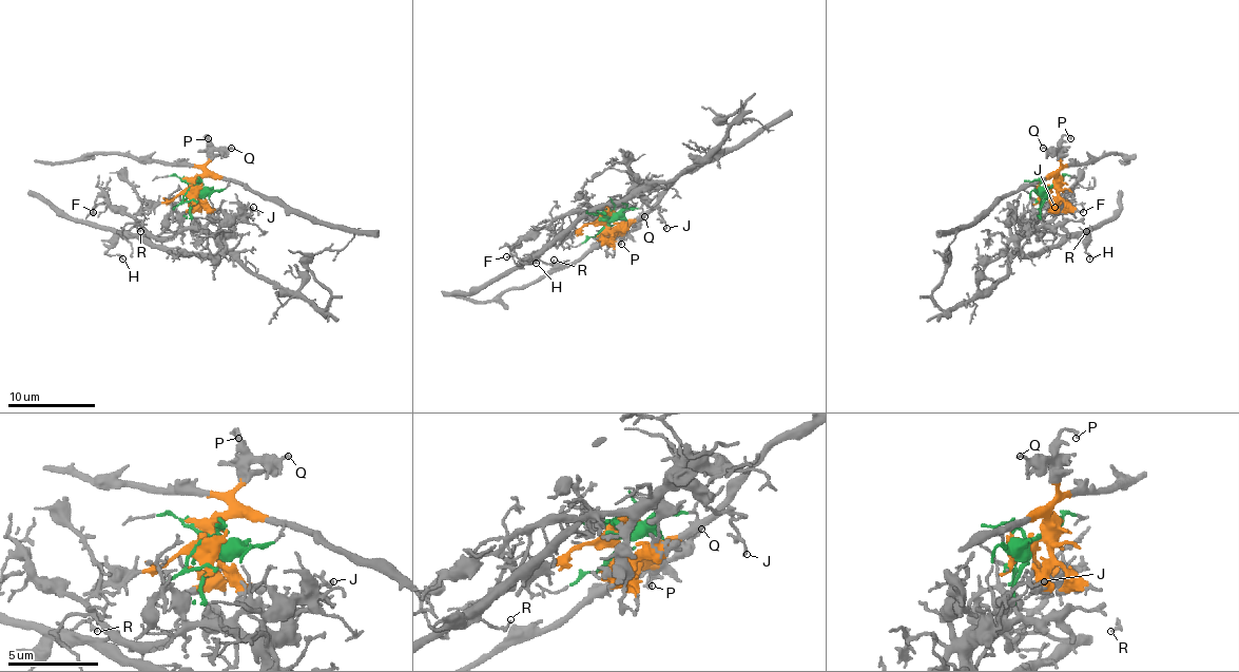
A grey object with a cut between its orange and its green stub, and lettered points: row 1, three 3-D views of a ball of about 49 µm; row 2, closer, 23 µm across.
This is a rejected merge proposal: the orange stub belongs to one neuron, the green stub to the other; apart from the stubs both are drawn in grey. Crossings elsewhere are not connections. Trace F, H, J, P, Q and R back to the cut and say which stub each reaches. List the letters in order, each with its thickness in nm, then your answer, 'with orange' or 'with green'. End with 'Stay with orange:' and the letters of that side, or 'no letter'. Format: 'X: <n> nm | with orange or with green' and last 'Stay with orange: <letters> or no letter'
F: 120 nm | with green
H: 130 nm | with green
J: 160 nm | with green
P: 200 nm | with orange
Q: 170 nm | with orange
R: 150 nm | with green
Stay with orange: P, Q

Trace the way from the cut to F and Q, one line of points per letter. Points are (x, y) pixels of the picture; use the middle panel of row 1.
F: (606, 222), (611, 219), (604, 213), (562, 213), (545, 229), (535, 229), (508, 246), (515, 252), (506, 256)
Q: (606, 222), (617, 233), (625, 233), (645, 215)

